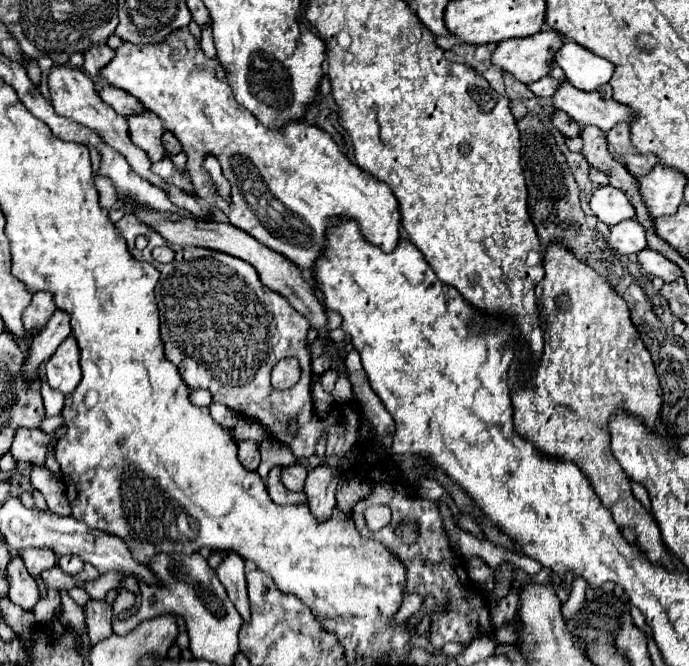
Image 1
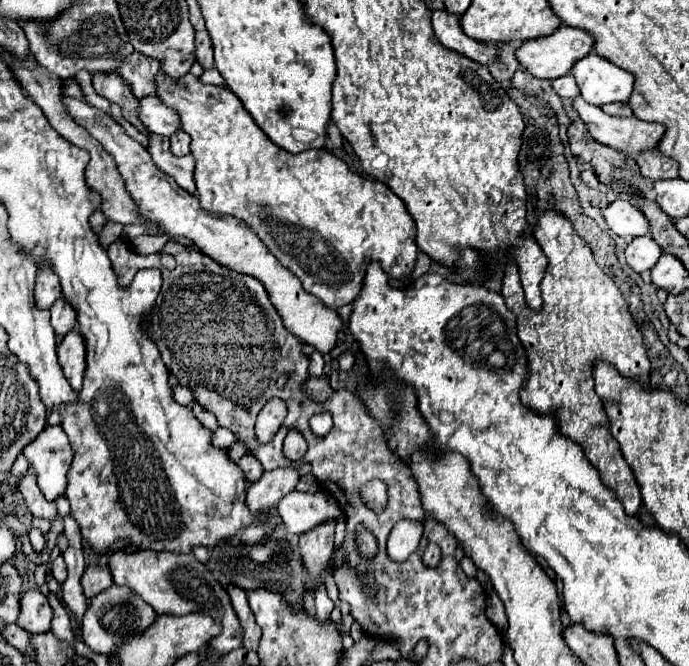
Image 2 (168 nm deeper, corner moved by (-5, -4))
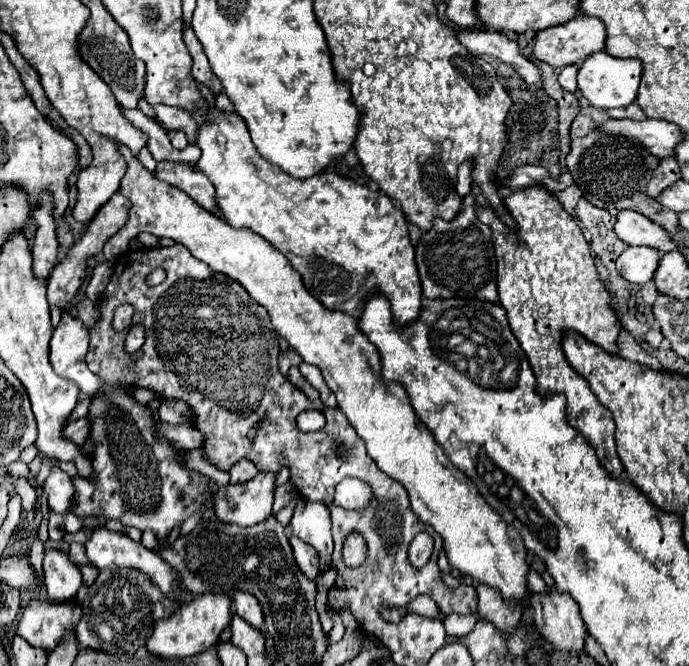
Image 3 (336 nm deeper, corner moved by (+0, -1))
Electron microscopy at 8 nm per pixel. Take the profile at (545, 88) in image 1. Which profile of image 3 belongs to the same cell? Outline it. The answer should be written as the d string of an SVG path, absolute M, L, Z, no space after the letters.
M568 65L560 71L558 75L558 83L562 85L562 89L566 91L576 91L576 73L578 73L578 65Z

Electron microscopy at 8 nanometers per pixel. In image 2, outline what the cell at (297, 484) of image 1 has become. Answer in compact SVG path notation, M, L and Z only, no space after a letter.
M279 468L279 470L263 472L261 480L253 482L247 490L249 510L259 512L275 506L283 496L295 490L299 478L301 476L295 468Z

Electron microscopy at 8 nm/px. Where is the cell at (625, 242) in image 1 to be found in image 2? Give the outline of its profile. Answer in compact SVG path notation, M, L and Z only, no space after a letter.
M635 236L625 248L627 264L639 274L643 270L651 270L653 264L659 260L659 256L661 256L661 248L651 236Z

